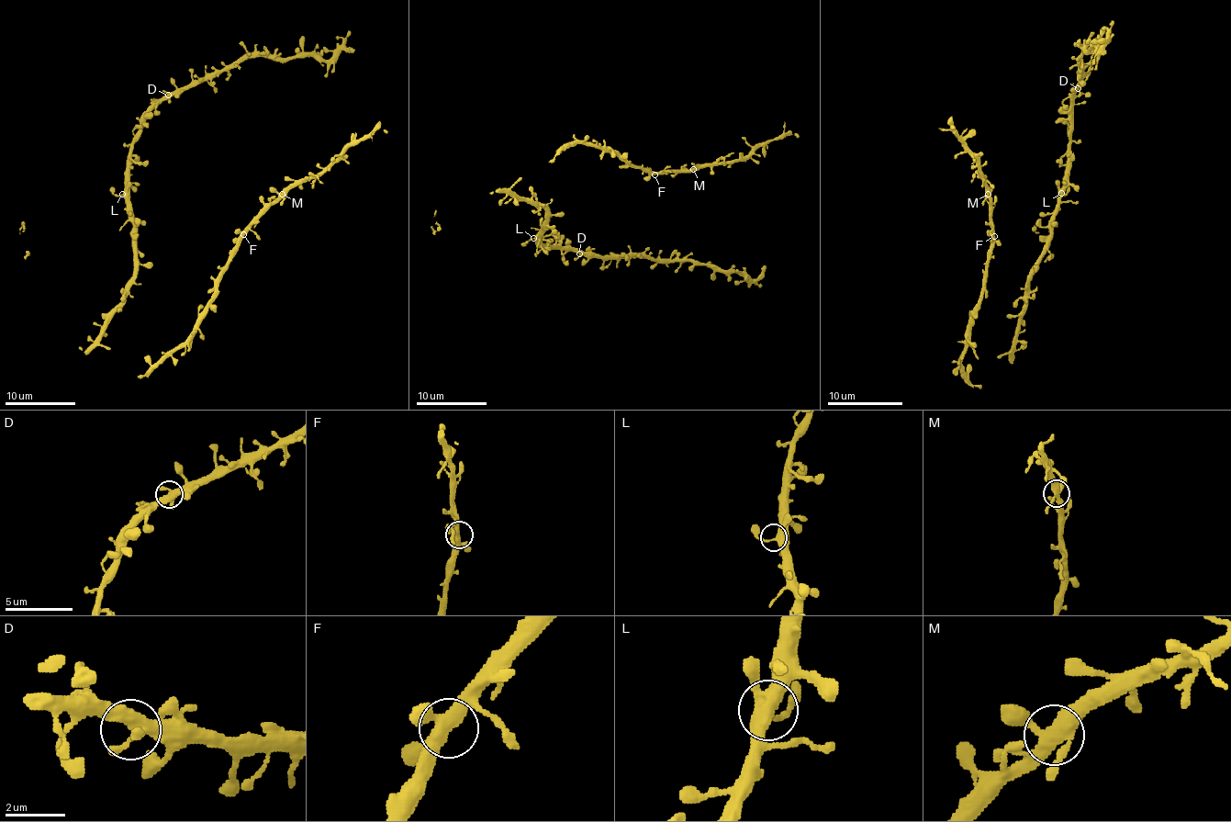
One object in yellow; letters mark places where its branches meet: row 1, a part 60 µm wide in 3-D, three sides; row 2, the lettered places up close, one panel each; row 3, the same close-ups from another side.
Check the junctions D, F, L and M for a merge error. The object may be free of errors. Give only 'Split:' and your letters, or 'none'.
Split: none

